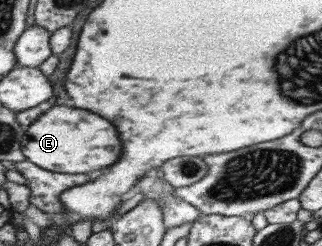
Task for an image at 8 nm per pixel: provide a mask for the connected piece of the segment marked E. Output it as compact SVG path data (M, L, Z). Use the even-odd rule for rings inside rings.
M54 105L44 112L34 124L27 127L22 142L26 158L46 170L60 171L66 174L86 174L92 170L108 169L122 158L122 138L118 128L90 112L64 105Z

